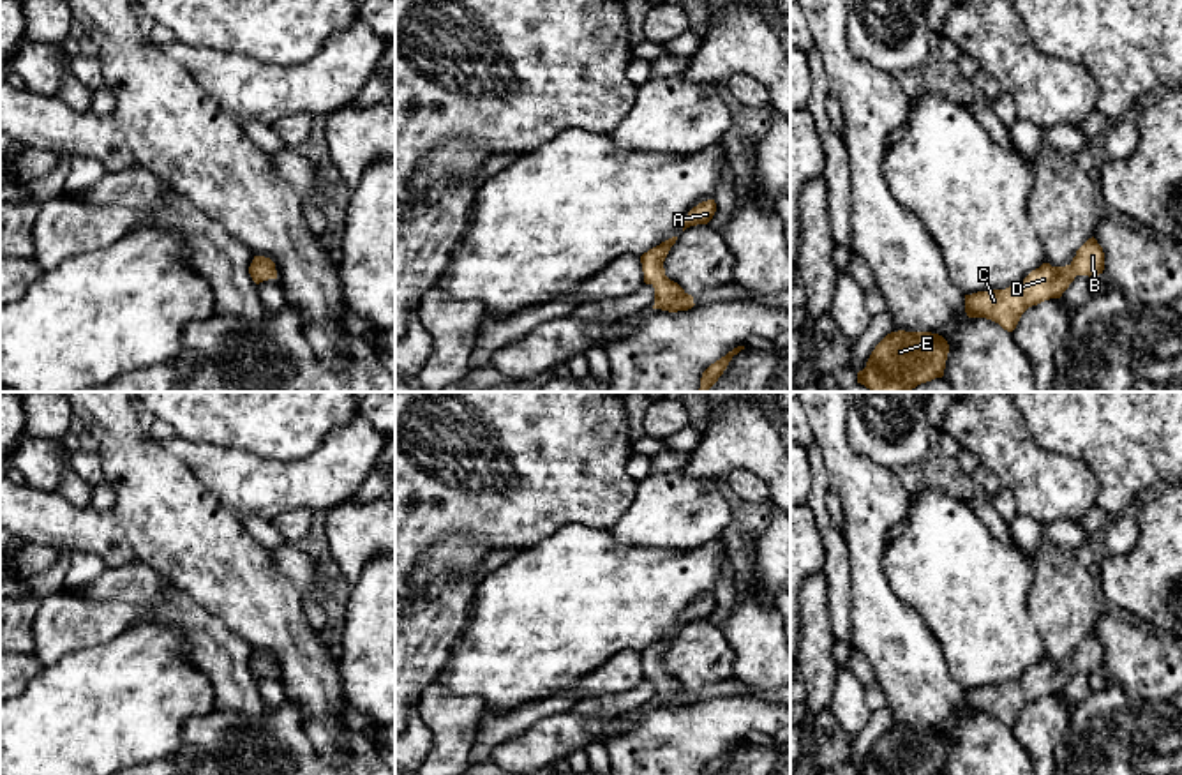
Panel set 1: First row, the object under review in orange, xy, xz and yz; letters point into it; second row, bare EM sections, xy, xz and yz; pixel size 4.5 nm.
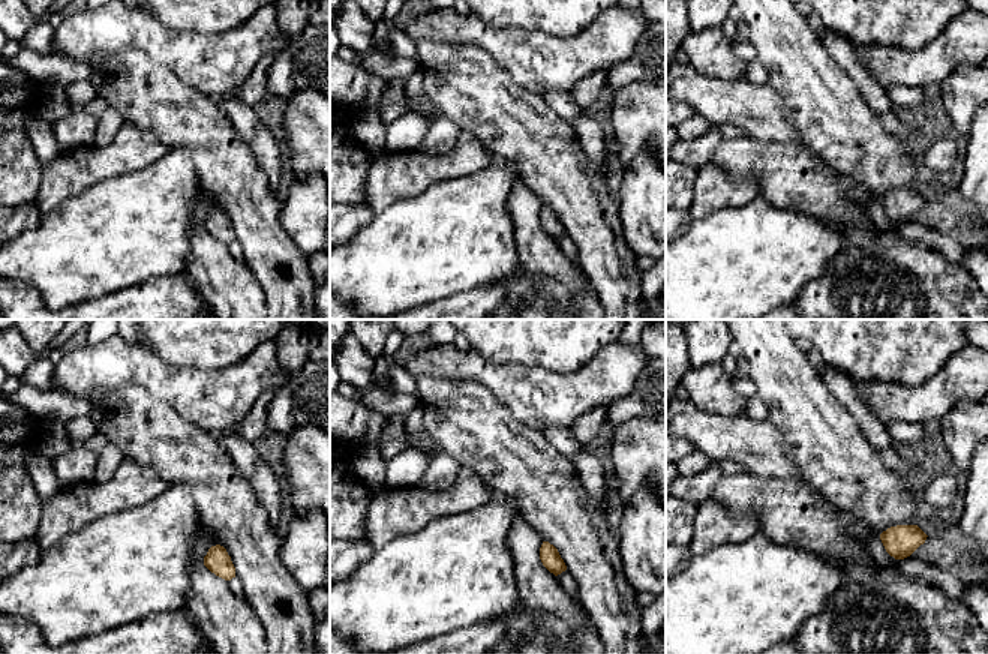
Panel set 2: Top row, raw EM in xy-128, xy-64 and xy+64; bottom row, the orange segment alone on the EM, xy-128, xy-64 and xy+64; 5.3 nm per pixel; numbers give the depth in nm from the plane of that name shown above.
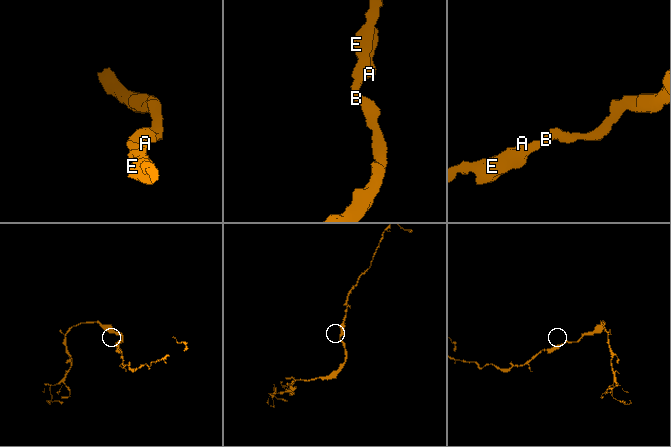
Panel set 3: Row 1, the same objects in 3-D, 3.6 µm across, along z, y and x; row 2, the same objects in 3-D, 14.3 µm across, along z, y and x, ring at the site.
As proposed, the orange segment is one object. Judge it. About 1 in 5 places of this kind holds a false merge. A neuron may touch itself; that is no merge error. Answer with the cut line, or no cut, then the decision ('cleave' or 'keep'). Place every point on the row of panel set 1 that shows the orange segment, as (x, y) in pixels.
no cut; keep

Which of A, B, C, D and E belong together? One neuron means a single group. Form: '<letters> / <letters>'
A B C D E

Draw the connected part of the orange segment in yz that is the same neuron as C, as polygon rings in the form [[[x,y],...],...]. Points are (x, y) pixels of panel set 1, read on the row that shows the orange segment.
[[[1092,237],[1066,267],[1043,263],[1014,286],[965,295],[965,312],[969,318],[986,318],[1013,332],[1029,307],[1060,298],[1076,275],[1090,277],[1103,274],[1103,270],[1104,252]]]

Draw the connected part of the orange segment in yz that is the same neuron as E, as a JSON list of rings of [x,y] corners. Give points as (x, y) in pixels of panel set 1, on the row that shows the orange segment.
[[[891,332],[872,351],[857,383],[872,392],[910,392],[944,376],[947,341],[931,332]]]

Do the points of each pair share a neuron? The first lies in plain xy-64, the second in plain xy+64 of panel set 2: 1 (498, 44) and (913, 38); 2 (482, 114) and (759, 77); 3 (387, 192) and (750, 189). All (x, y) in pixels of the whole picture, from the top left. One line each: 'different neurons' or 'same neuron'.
1: different neurons
2: different neurons
3: same neuron

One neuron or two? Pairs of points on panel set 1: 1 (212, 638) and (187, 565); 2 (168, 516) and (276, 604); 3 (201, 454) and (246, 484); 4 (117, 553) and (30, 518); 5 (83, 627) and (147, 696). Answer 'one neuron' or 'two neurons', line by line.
1: two neurons
2: one neuron
3: one neuron
4: one neuron
5: two neurons

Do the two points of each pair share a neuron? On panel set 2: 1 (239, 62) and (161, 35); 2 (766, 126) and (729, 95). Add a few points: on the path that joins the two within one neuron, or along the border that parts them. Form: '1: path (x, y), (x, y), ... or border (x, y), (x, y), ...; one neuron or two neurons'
1: path (219, 62), (180, 51); one neuron
2: path (757, 117), (744, 104), (738, 102); one neuron

